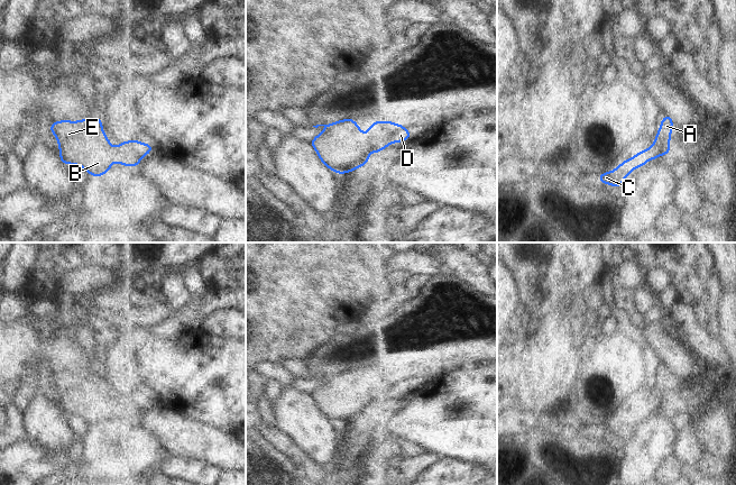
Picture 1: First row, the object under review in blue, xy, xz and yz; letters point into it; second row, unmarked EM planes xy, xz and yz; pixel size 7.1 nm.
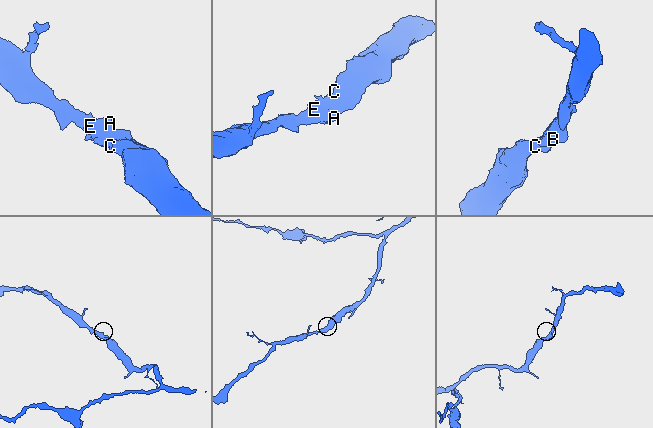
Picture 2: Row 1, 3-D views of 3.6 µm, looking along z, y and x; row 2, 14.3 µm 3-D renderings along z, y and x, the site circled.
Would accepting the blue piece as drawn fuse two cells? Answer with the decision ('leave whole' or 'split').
leave whole

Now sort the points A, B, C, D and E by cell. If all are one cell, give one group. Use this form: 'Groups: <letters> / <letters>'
Groups: A B C D E

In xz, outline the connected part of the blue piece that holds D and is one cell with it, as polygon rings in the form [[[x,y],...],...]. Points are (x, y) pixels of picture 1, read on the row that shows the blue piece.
[[[343,119],[328,125],[316,125],[313,126],[318,128],[319,126],[324,127],[324,131],[322,134],[318,134],[310,143],[310,145],[315,149],[318,153],[318,157],[320,161],[332,172],[337,174],[346,174],[352,172],[369,162],[369,153],[378,153],[383,152],[388,145],[393,143],[403,143],[406,139],[412,137],[412,134],[407,130],[406,127],[395,123],[393,121],[375,121],[369,126],[369,130],[366,135],[362,134],[358,123],[352,119]]]

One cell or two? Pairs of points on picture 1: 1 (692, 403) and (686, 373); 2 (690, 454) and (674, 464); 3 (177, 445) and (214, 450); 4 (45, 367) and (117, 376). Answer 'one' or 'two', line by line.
1: one
2: two
3: one
4: one

